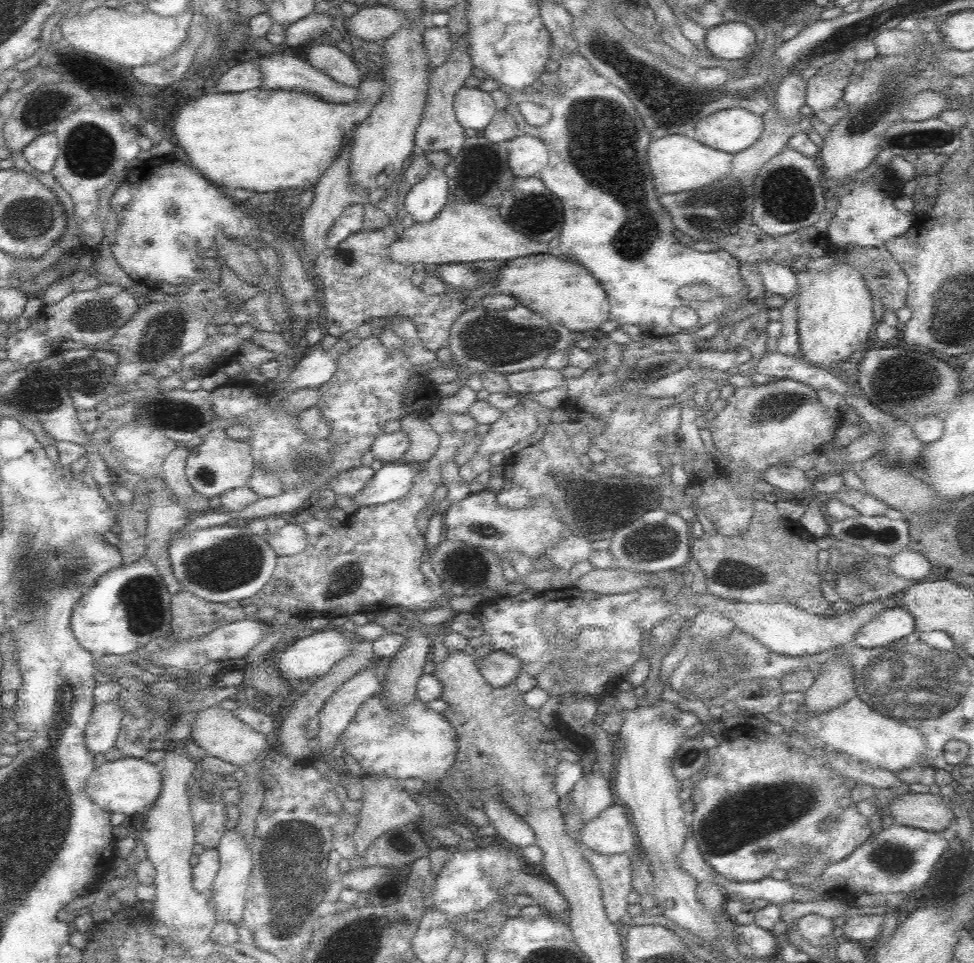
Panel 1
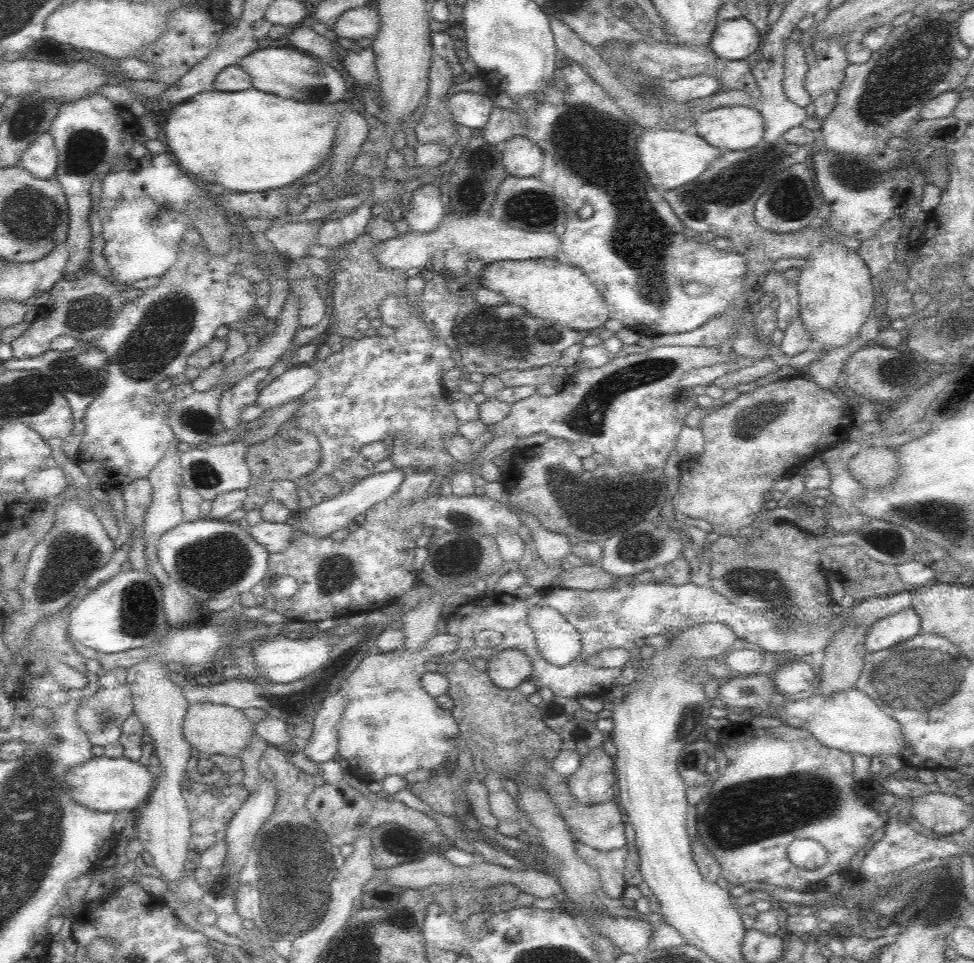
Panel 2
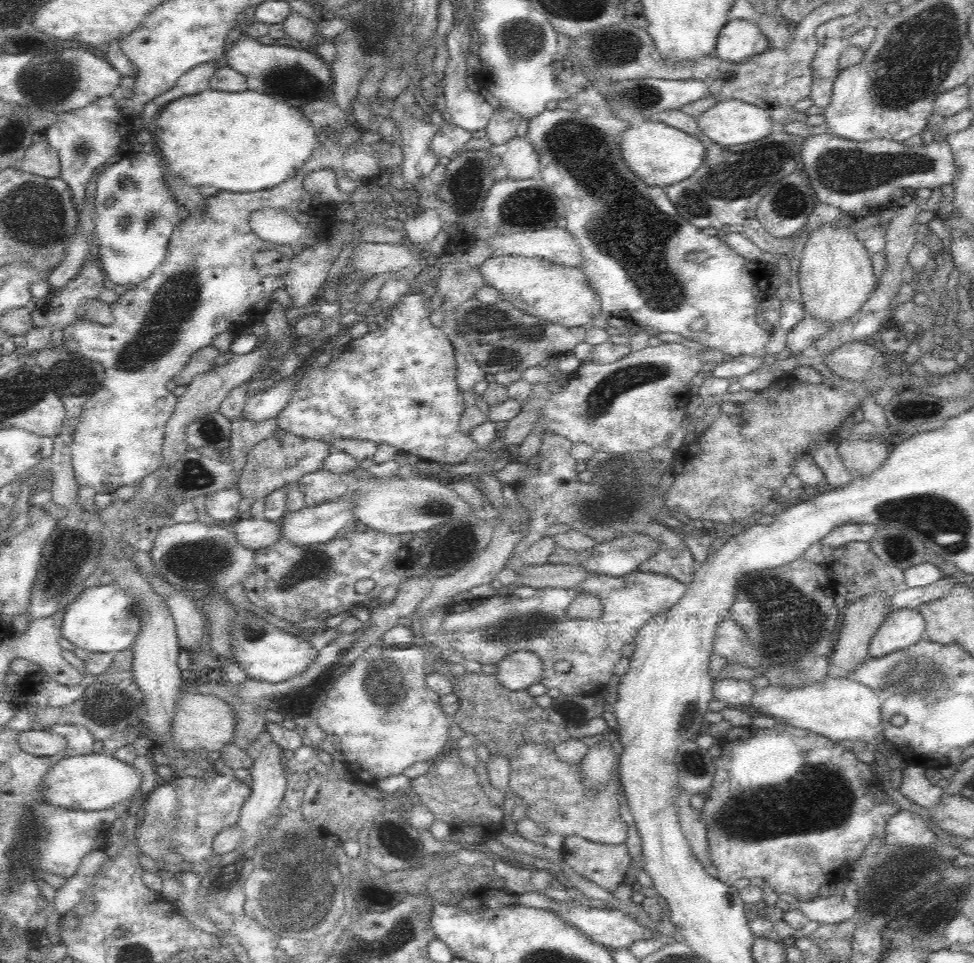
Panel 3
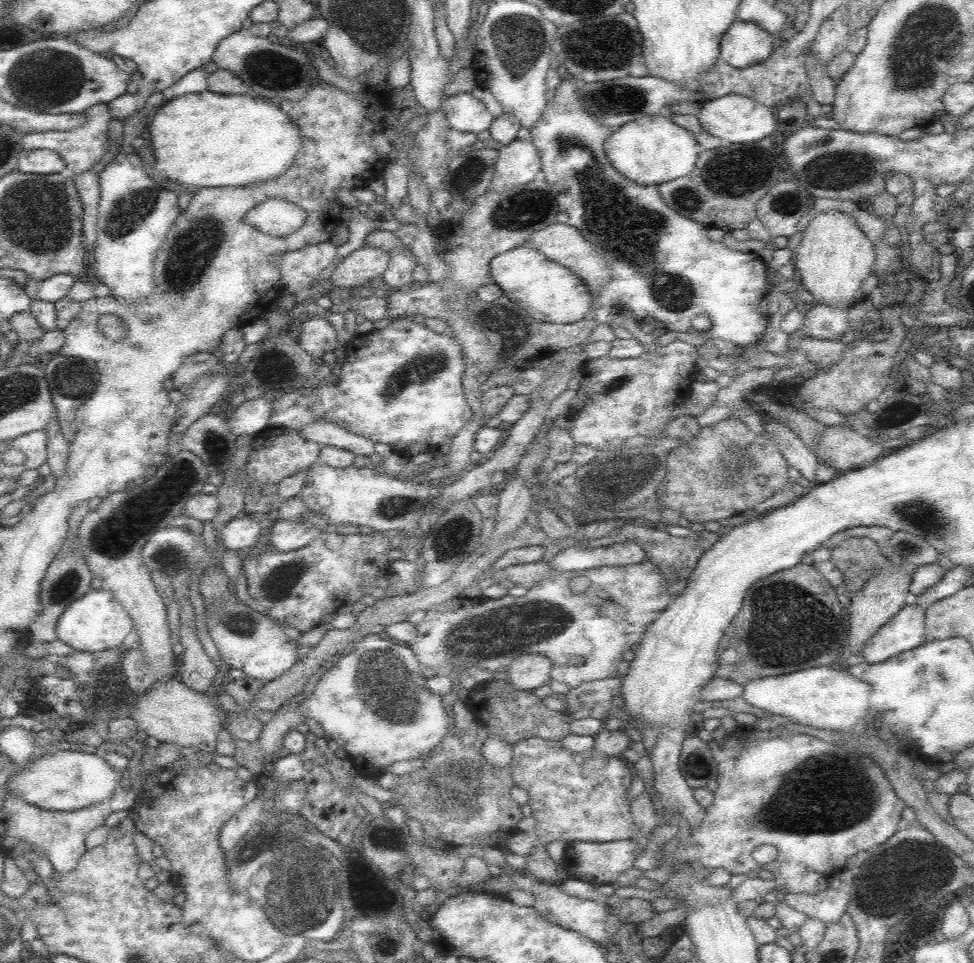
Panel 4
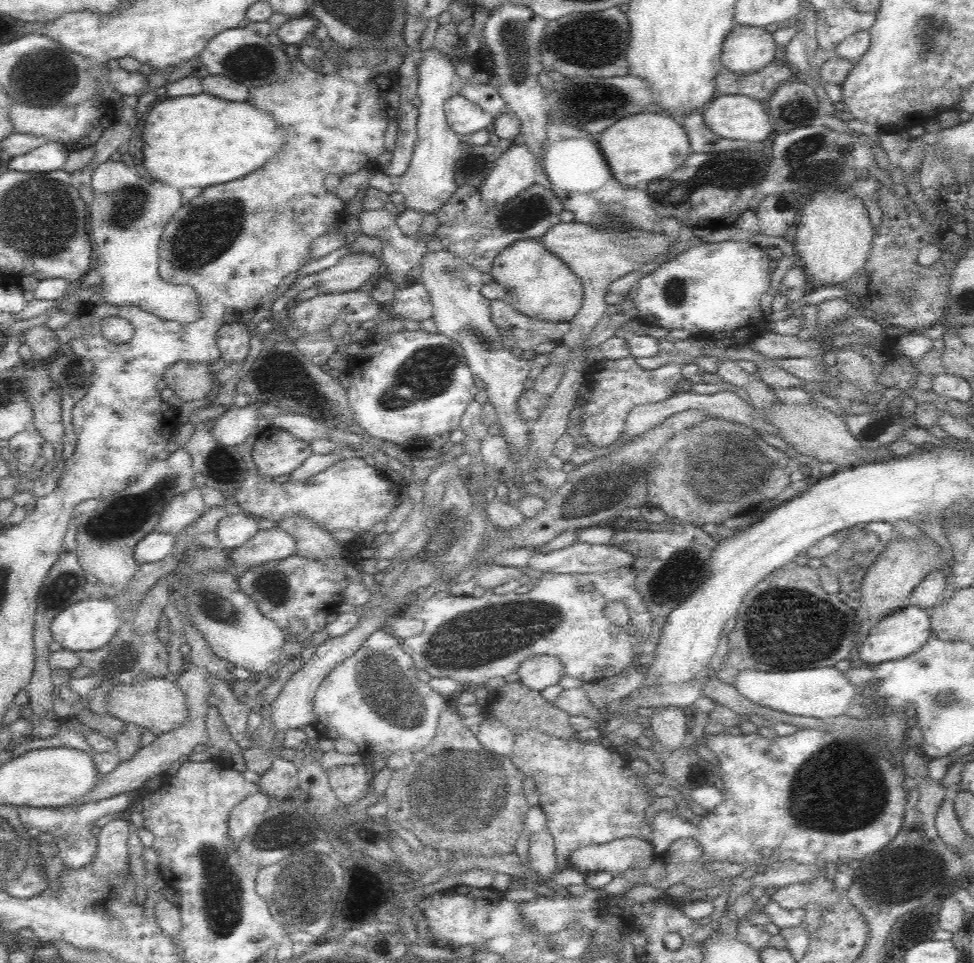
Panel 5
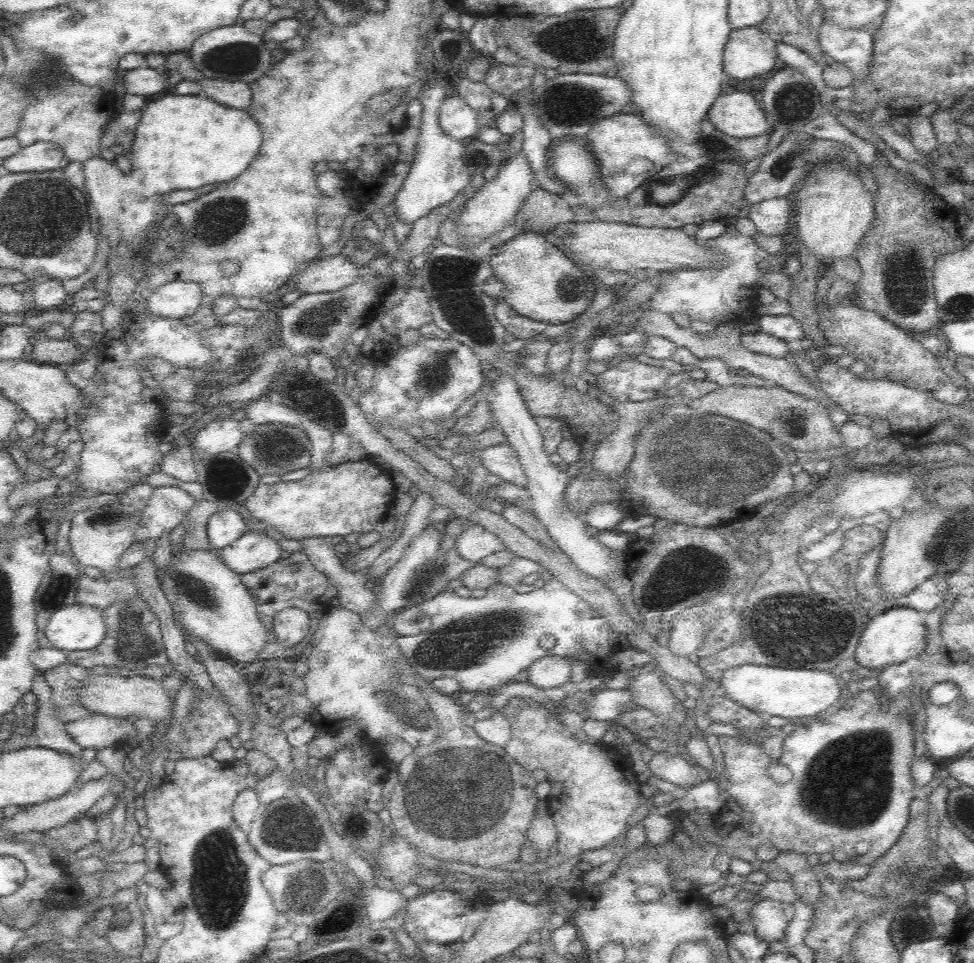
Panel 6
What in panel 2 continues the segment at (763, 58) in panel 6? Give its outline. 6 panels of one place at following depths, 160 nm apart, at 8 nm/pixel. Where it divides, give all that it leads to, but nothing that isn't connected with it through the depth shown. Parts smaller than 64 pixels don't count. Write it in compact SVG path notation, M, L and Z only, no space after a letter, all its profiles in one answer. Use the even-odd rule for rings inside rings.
M740 16L717 21L709 46L722 60L742 60L756 54L763 39L755 25Z

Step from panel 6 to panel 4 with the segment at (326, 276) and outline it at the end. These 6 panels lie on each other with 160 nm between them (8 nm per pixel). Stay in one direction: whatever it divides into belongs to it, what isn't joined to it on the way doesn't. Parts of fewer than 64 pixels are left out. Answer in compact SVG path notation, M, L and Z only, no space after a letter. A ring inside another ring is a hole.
M363 246L342 259L329 280L334 287L355 290L384 275L390 260L390 253L373 246Z

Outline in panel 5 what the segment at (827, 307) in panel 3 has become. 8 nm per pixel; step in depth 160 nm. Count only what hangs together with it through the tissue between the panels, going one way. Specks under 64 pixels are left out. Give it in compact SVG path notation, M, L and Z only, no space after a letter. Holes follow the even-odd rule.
M826 186L824 190L814 190L801 210L802 221L798 226L796 240L793 241L794 251L804 262L803 270L810 275L814 287L827 285L844 286L848 277L860 273L869 258L875 227L872 227L865 202L848 192L848 186L834 188Z

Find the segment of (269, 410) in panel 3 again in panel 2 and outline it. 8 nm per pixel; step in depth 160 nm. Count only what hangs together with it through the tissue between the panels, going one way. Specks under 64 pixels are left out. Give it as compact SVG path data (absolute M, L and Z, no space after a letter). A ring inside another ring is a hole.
M312 364L295 365L263 388L256 403L266 410L298 399L316 385L317 379L318 372Z

